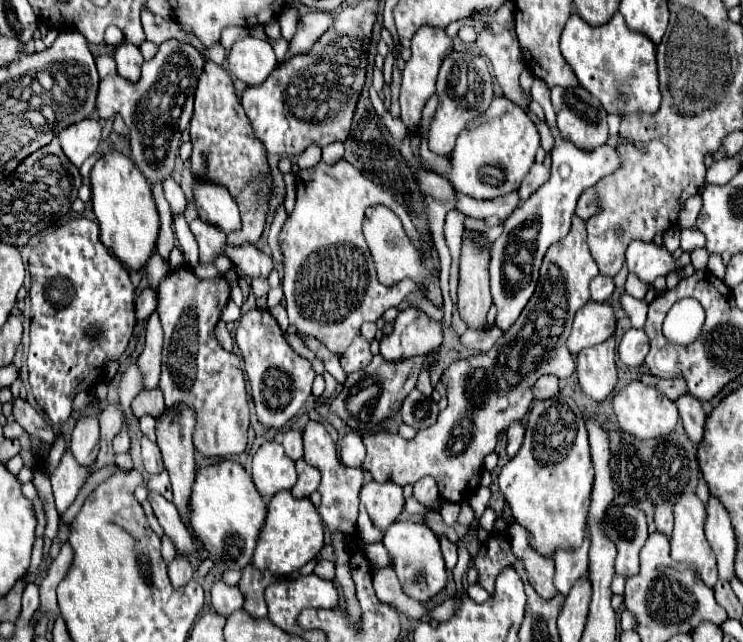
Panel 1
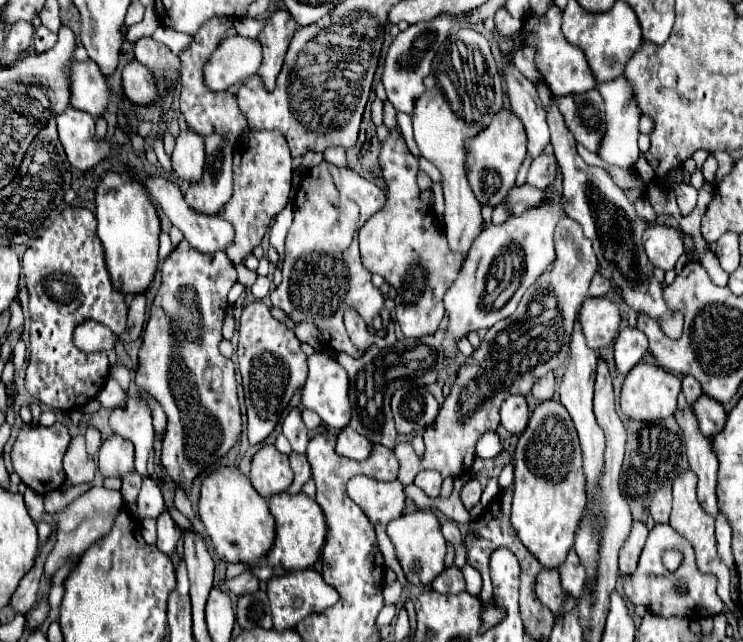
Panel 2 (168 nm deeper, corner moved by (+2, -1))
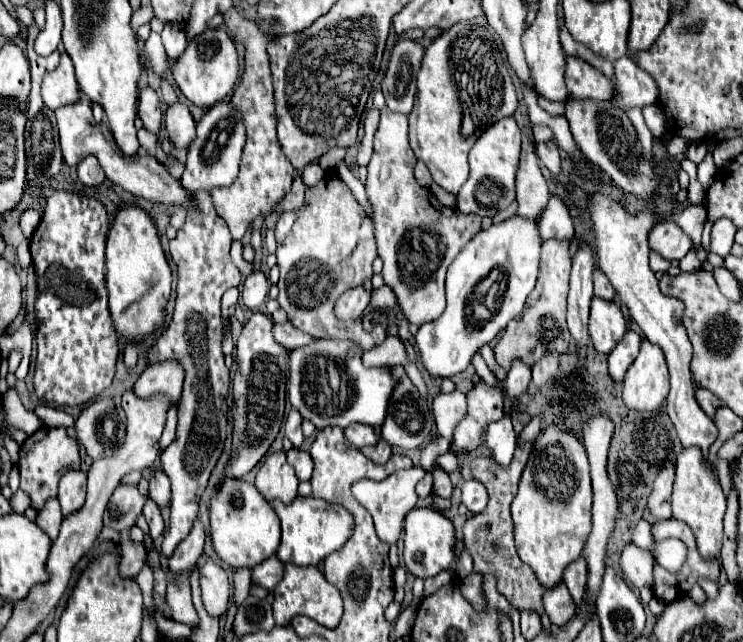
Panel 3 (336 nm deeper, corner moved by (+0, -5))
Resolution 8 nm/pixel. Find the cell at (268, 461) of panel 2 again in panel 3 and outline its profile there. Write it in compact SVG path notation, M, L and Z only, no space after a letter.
M273 452L265 458L257 472L255 486L267 502L281 500L289 504L297 496L299 480L295 476L295 470L287 464L285 452Z

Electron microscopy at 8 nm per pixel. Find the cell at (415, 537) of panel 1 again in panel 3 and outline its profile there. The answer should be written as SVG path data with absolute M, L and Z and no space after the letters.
M415 508L405 516L405 550L403 560L407 570L417 578L433 578L441 570L447 570L453 562L455 530L453 524L435 508Z

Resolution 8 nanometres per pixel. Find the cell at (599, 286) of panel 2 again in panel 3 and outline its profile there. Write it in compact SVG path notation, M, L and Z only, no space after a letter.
M599 270L593 272L593 286L595 286L595 296L597 298L603 298L603 300L613 300L615 298L615 290L613 290L611 282Z

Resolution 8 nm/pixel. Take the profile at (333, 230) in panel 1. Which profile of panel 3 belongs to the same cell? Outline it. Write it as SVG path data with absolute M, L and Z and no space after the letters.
M327 174L317 186L311 186L299 210L283 212L275 226L275 236L277 266L281 270L277 300L295 328L315 338L349 340L363 350L384 342L387 335L378 320L373 323L373 331L367 332L362 319L354 323L339 322L333 314L335 300L345 290L363 286L373 278L373 260L377 258L369 216L337 174Z

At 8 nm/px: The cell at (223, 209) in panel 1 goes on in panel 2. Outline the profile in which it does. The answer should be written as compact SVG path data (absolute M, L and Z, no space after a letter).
M191 128L181 130L175 136L175 150L171 154L175 176L185 182L195 182L203 172L203 158L203 138Z

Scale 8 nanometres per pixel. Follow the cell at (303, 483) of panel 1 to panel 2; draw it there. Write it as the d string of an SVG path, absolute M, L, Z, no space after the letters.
M291 452L289 460L291 460L291 468L295 472L295 480L293 480L291 488L289 488L289 492L297 494L297 492L301 492L301 486L311 478L311 466L309 466L309 460L307 460L305 454Z

